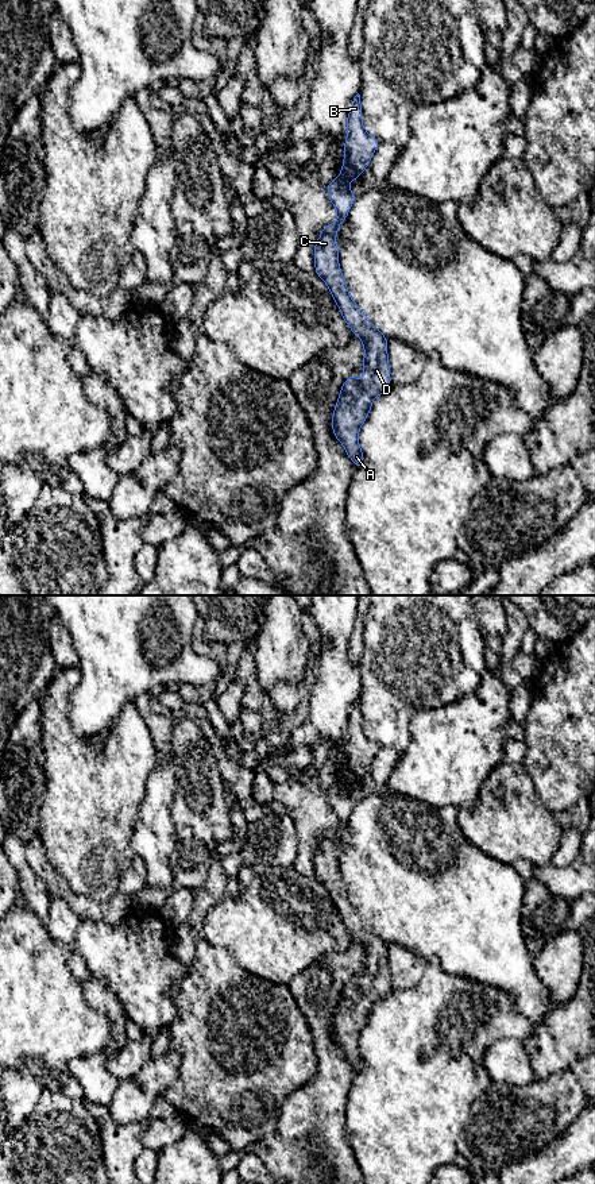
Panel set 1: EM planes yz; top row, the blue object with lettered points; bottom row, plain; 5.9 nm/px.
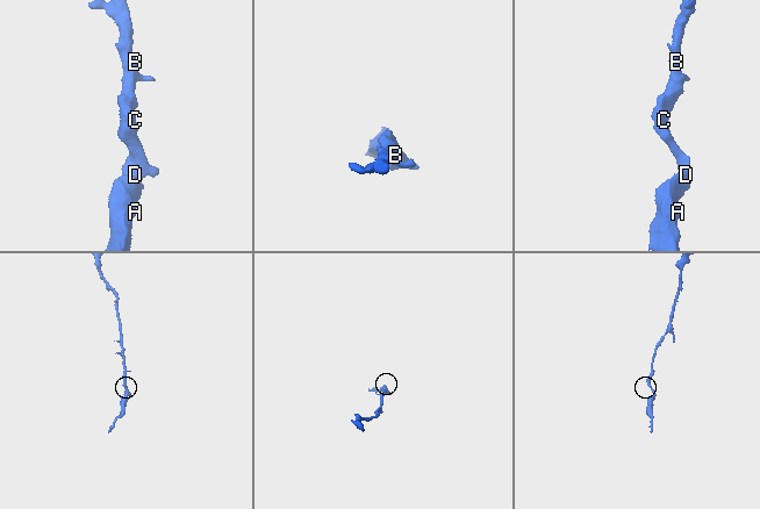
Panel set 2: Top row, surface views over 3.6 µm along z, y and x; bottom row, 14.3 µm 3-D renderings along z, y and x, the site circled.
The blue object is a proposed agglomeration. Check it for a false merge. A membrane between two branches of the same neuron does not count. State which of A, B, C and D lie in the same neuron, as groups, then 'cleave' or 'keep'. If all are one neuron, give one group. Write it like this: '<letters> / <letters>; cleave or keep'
A B C D; keep

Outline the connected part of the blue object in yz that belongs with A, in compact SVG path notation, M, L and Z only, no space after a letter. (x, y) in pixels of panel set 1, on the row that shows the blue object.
M358 93L347 116L341 173L327 185L329 200L337 213L337 221L325 225L314 244L316 274L329 288L343 320L349 325L352 333L363 342L364 348L363 381L360 382L353 374L345 379L332 416L333 435L343 444L356 468L364 463L358 439L359 431L371 410L372 400L383 394L391 385L389 340L351 298L340 270L336 243L336 234L356 198L348 182L355 181L366 170L380 143L364 130L362 115L360 95Z

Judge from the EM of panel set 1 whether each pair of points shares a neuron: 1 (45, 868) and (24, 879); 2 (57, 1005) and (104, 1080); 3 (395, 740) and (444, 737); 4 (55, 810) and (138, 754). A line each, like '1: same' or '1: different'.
1: different
2: different
3: different
4: same

